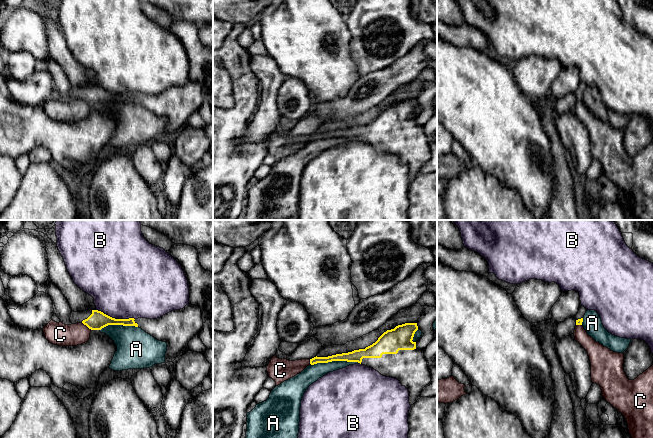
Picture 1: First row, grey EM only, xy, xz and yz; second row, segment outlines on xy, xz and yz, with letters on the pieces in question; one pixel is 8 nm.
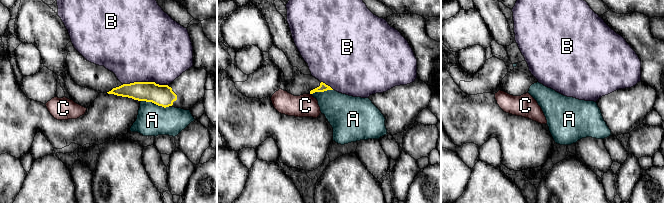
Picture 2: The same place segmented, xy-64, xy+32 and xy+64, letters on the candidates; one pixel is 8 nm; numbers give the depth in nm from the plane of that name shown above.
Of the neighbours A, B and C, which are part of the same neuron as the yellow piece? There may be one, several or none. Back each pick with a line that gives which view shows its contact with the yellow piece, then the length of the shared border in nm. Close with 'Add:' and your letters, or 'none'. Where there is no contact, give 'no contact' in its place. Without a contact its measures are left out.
Add: none

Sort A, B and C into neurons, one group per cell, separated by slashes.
A / B / C

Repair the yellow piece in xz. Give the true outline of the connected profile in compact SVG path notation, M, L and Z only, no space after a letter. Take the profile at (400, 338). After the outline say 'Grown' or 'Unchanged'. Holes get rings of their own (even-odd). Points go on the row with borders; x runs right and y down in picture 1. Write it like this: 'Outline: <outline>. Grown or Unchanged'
Outline: M405 323L396 326L394 329L384 332L378 340L365 349L354 350L348 353L336 354L328 357L314 357L310 359L310 364L328 363L332 361L358 362L367 367L373 368L381 375L396 378L402 386L409 391L409 403L413 405L421 398L422 389L431 381L424 351L416 348L413 342L415 332L418 330L417 323Z. Grown

